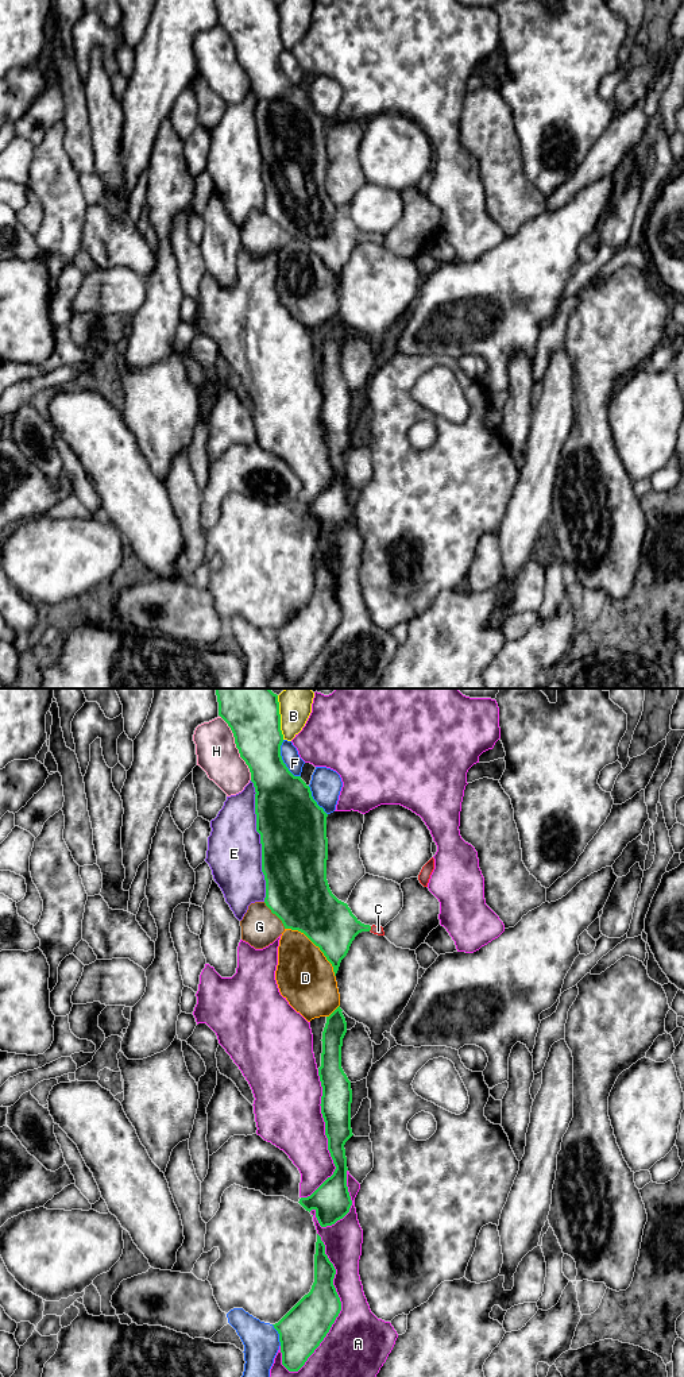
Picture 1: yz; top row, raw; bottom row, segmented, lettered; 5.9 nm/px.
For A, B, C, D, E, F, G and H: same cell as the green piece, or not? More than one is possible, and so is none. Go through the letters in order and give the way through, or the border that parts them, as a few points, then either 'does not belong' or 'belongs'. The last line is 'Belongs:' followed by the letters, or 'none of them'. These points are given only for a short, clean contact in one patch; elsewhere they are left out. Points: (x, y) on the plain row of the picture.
A: does not belong
B: does not belong
C: runs through yz (329, 232), (370, 238), (378, 239); belongs
D: does not belong
E: does not belong
F: does not belong
G: does not belong
H: does not belong
Belongs: C

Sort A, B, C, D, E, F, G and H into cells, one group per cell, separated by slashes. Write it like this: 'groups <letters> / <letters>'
groups A / B / C / D / E / F / G / H

